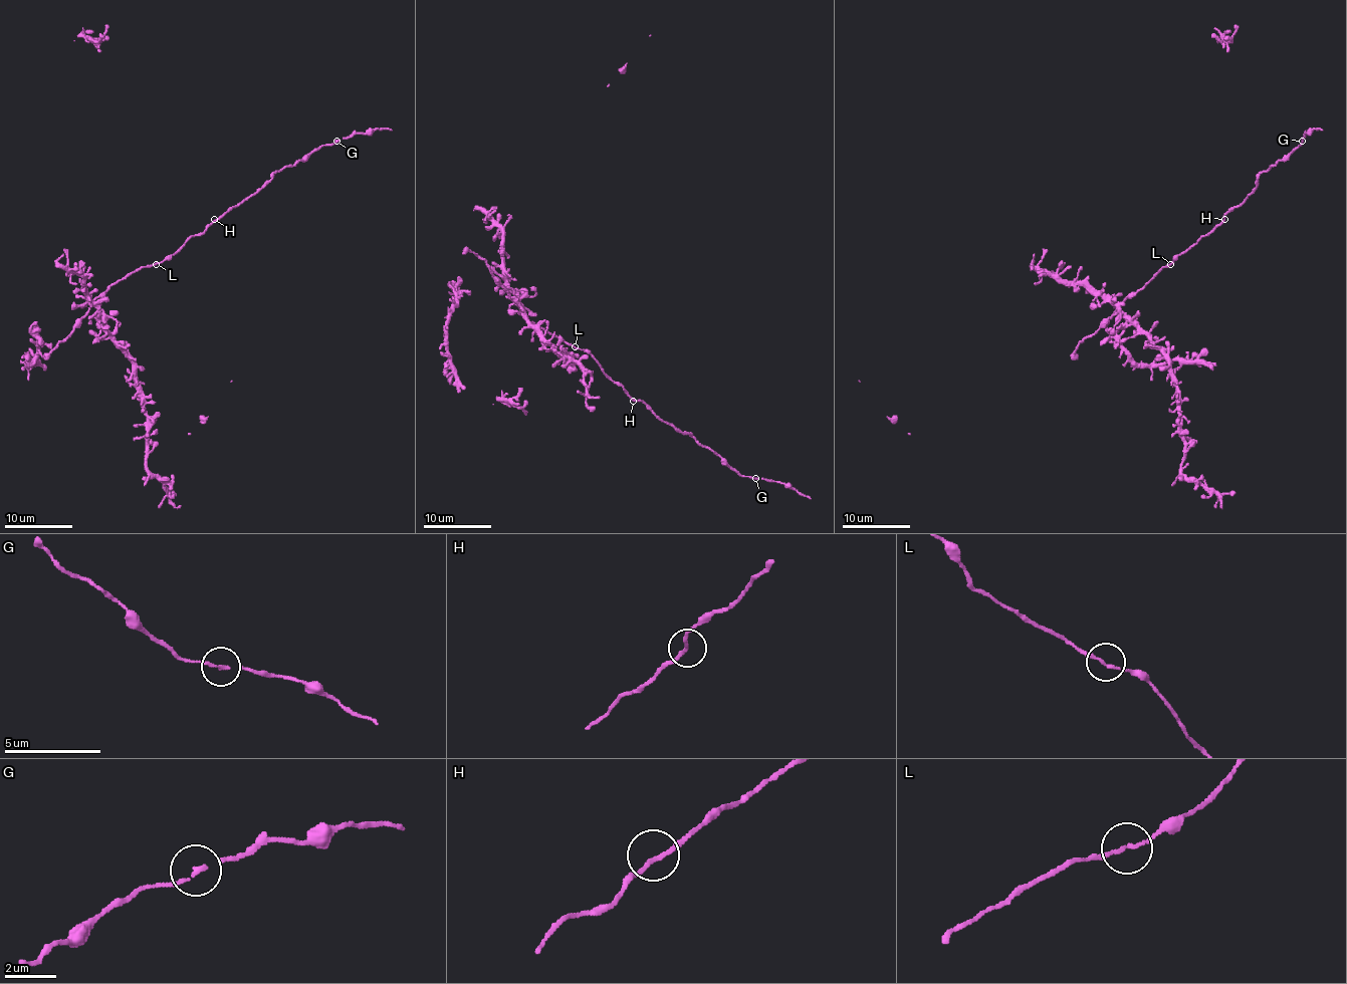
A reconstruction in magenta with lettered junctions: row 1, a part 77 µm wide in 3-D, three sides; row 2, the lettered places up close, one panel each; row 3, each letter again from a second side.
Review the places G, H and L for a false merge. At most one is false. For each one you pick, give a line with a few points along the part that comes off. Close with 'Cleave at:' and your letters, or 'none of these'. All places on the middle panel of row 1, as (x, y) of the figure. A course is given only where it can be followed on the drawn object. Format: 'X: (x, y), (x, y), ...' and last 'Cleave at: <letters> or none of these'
Cleave at: none of these

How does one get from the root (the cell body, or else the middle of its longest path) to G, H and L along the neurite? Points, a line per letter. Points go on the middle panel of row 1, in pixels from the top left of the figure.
G: (541, 327), (587, 351), (633, 400), (642, 401), (664, 422), (687, 432), (741, 476), (755, 478)
H: (541, 327), (587, 351), (633, 401)
L: (541, 327), (575, 346)

